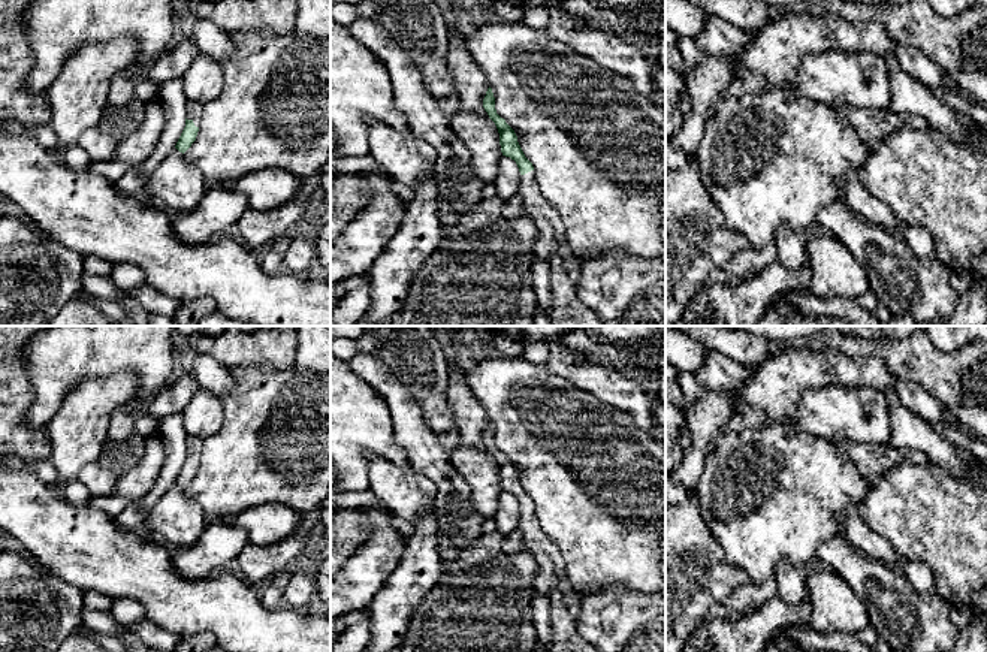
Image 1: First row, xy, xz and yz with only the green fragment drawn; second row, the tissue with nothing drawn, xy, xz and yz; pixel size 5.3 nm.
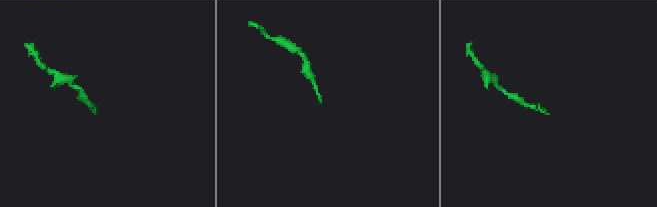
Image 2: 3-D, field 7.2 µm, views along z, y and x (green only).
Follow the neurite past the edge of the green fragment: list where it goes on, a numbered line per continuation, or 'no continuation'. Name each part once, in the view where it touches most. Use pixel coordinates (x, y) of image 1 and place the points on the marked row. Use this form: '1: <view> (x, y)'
1: xy (195, 109)

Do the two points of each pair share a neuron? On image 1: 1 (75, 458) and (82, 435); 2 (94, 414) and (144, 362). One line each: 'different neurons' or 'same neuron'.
1: same neuron
2: different neurons

